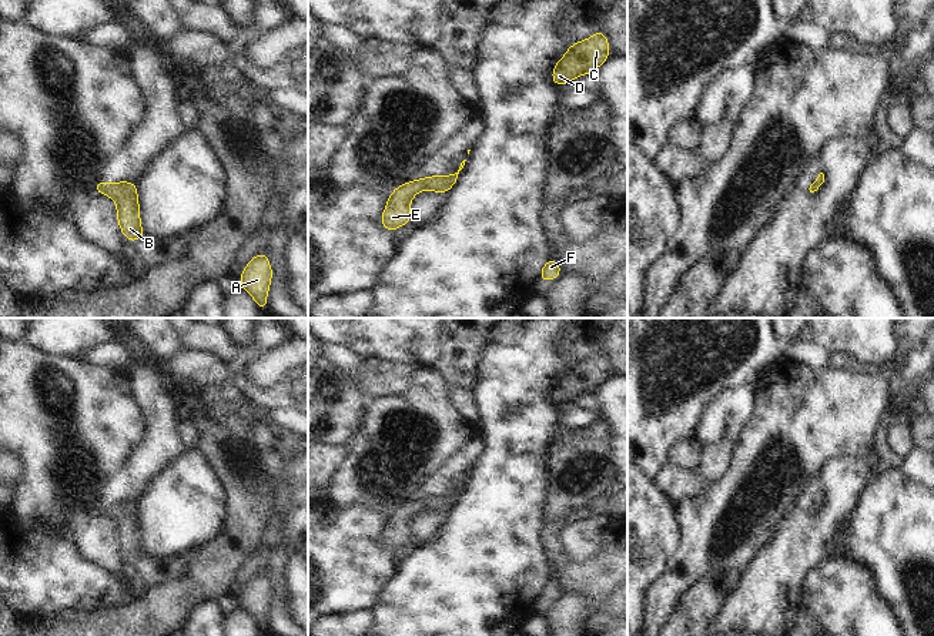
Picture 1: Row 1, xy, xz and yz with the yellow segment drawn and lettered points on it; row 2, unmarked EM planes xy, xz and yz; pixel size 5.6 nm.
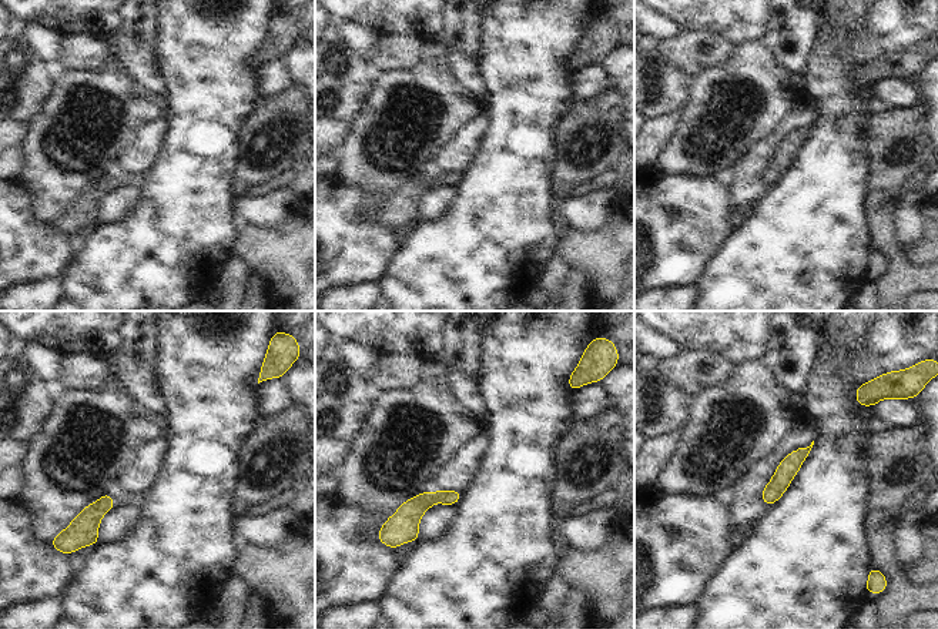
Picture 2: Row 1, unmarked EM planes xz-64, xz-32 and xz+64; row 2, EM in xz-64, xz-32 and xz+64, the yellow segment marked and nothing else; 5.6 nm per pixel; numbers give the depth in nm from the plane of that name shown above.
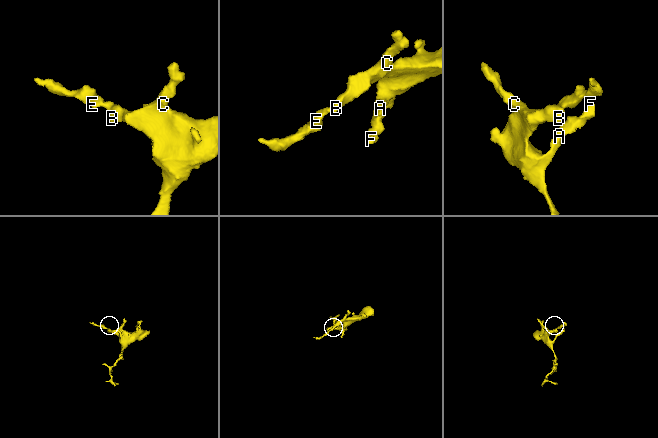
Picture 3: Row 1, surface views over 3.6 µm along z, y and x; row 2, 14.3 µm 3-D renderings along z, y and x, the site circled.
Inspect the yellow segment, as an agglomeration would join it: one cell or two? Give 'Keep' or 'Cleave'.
Keep.

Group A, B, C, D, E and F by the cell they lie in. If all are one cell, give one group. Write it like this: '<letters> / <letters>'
A B C D E F

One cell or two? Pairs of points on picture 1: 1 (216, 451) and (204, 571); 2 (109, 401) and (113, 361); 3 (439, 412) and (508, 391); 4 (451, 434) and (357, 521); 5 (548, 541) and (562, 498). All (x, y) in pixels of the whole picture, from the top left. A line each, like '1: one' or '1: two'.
1: one
2: two
3: two
4: two
5: one

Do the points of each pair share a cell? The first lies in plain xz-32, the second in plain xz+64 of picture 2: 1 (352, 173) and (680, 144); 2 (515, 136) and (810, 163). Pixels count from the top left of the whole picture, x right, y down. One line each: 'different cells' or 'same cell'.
1: same cell
2: same cell

